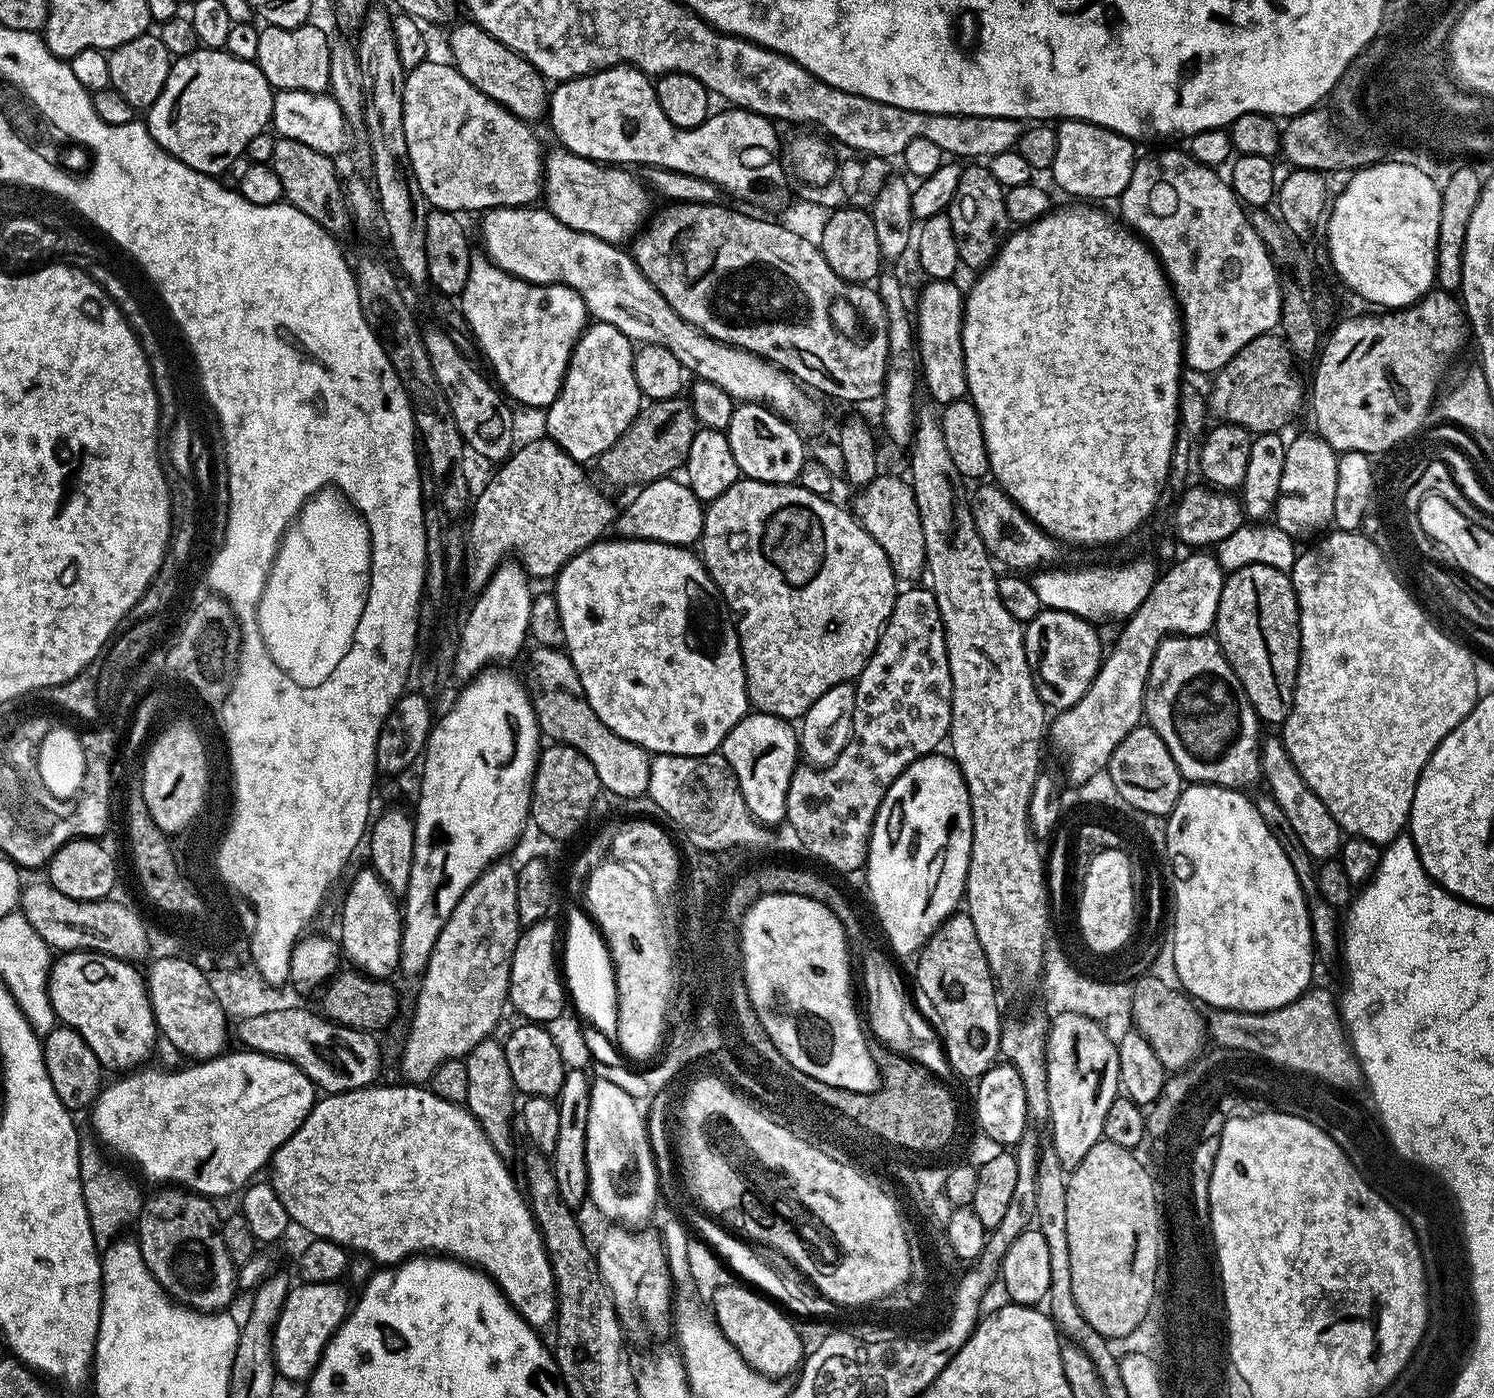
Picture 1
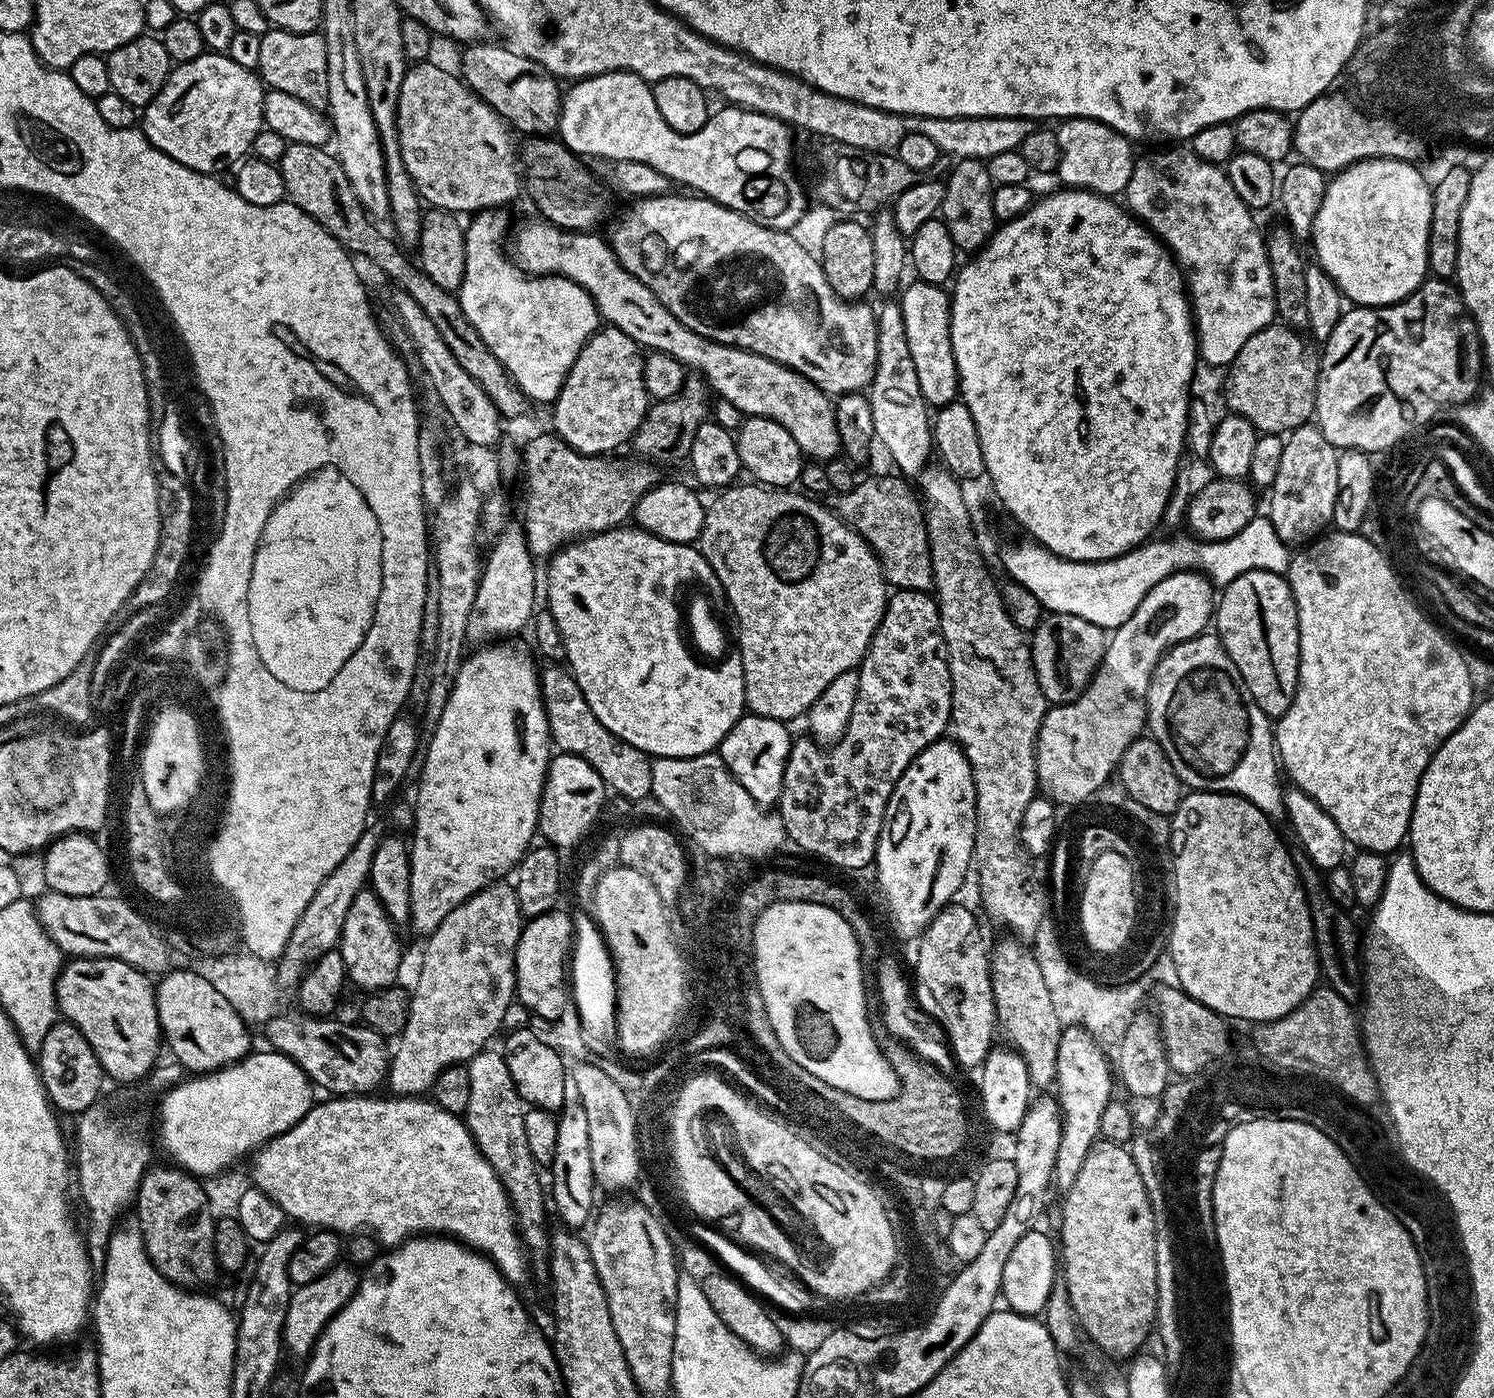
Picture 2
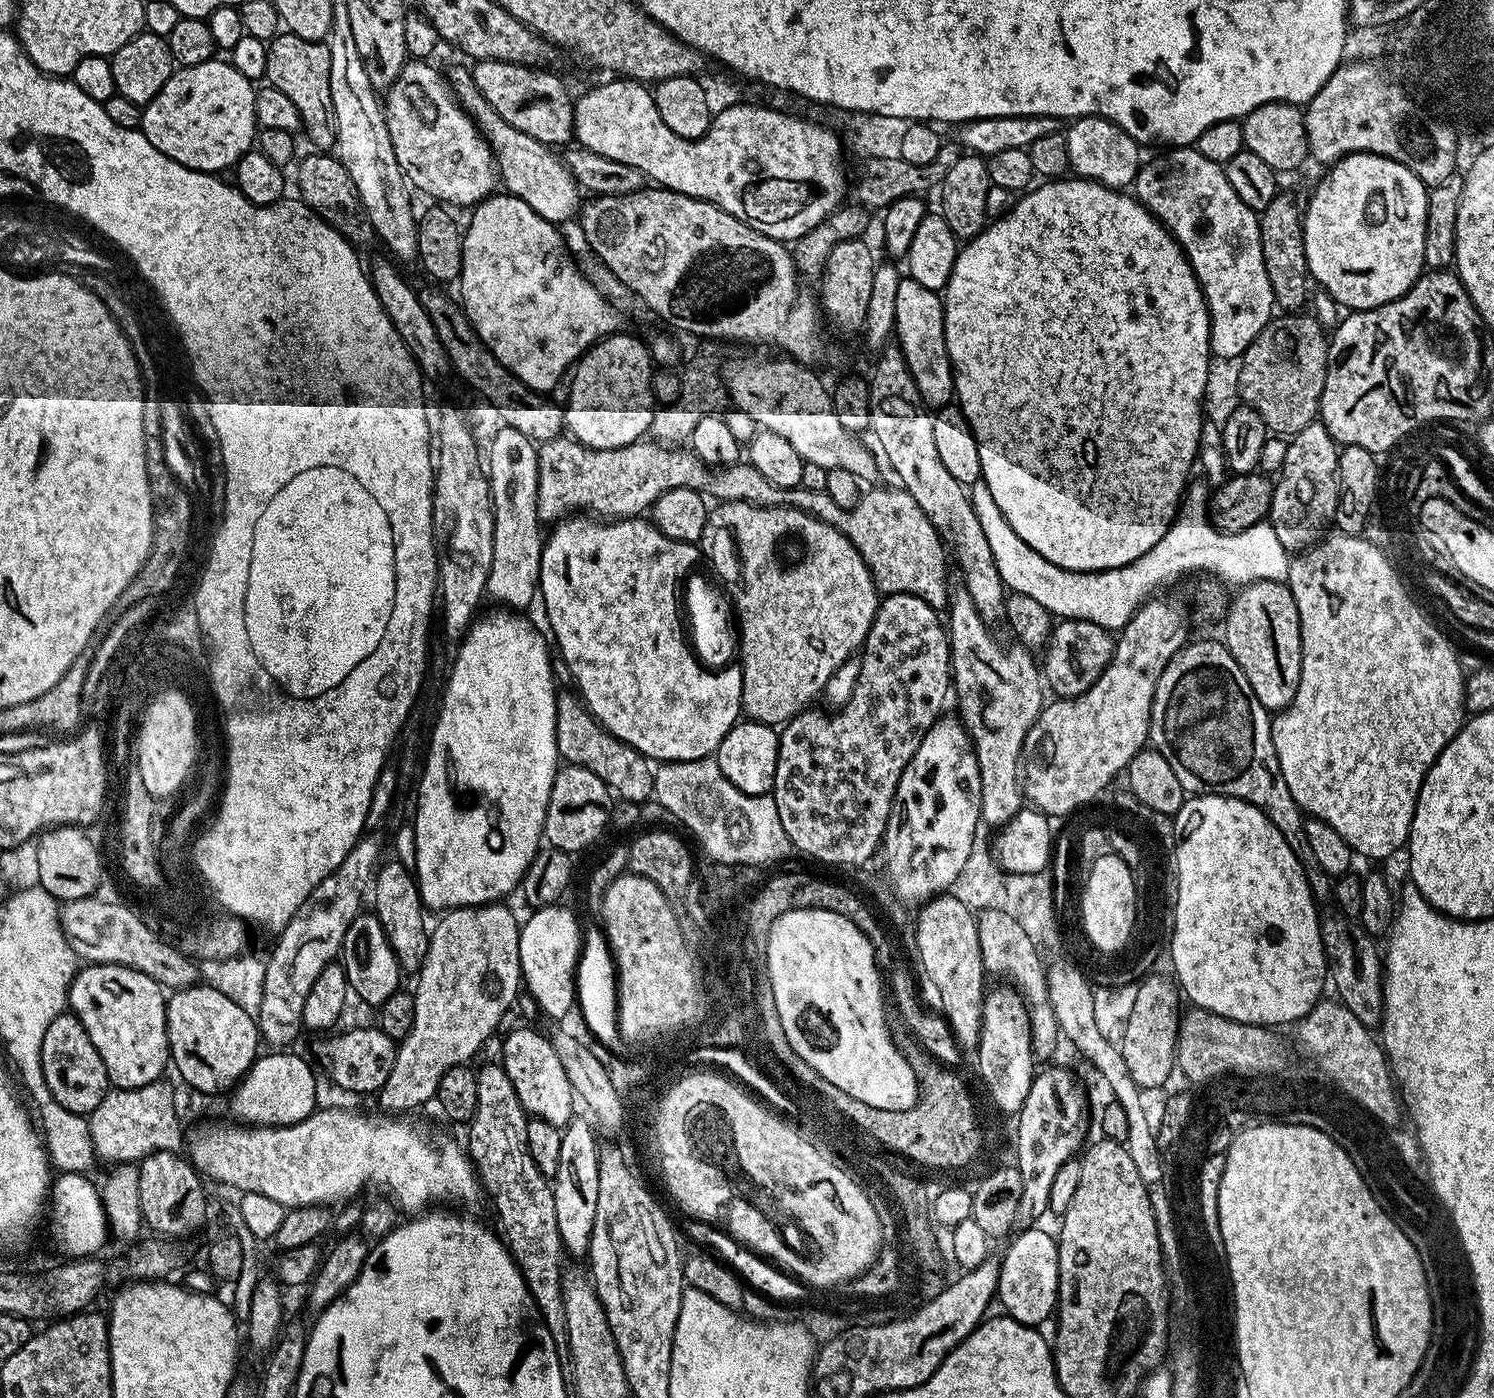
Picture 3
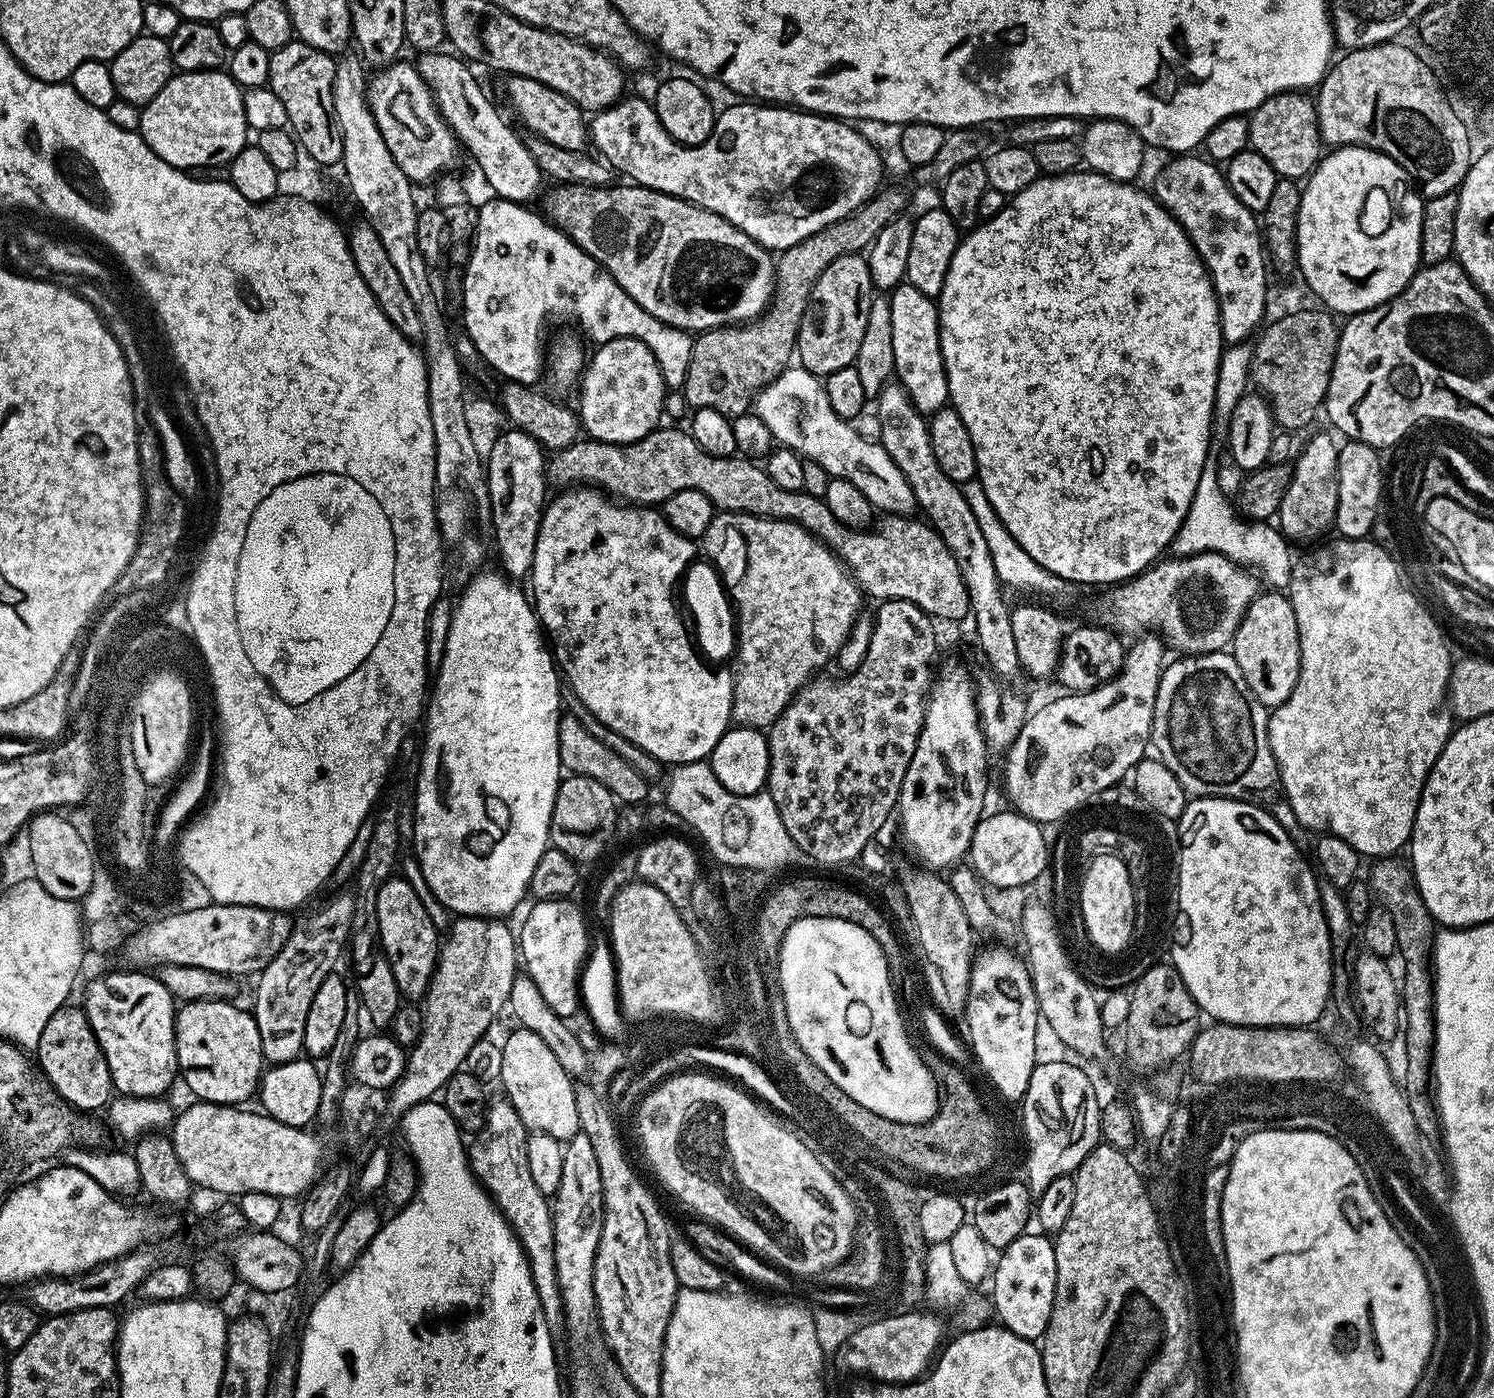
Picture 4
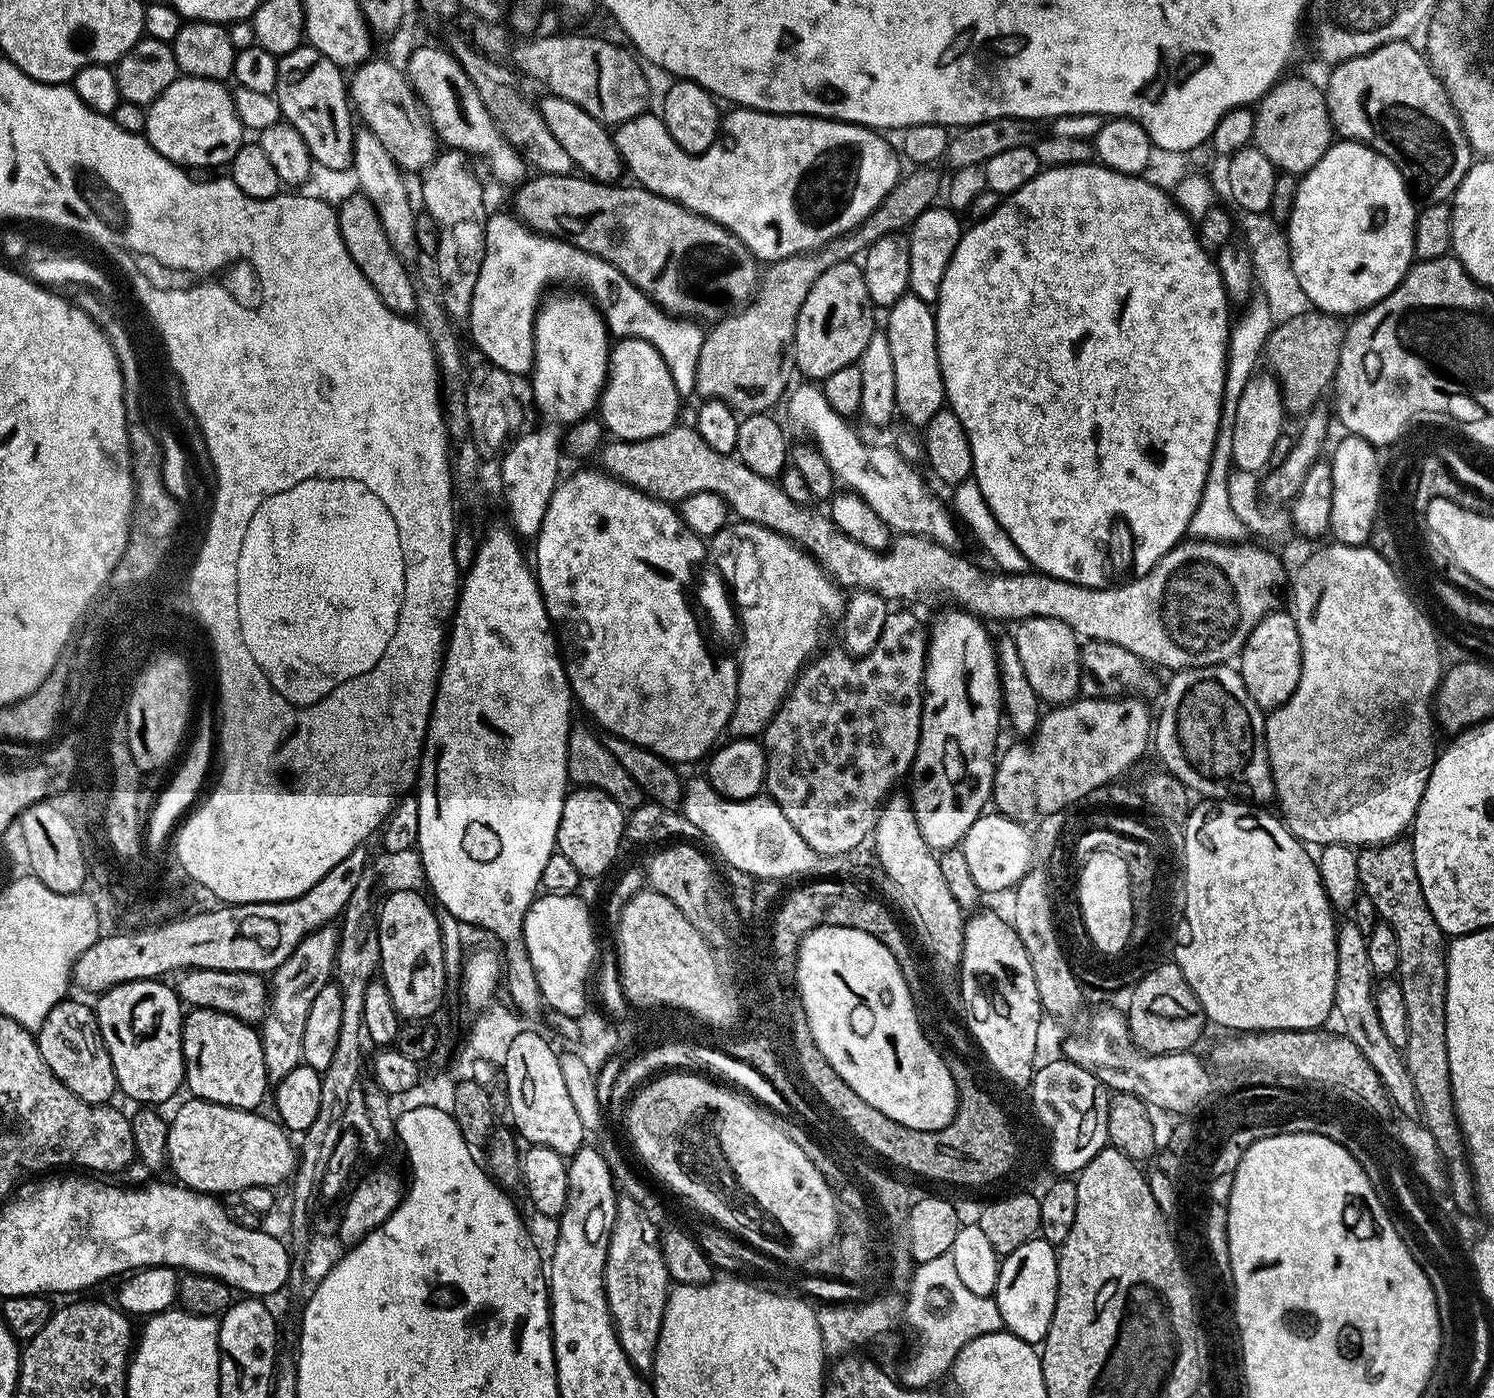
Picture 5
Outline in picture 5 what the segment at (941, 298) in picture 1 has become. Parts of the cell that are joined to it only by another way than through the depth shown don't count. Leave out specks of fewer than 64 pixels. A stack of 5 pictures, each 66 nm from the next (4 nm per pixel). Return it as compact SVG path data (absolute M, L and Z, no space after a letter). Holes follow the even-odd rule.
M905 294L887 309L891 357L894 360L894 390L896 391L896 412L899 419L909 420L913 429L923 429L934 418L934 414L945 407L944 379L940 373L940 359L936 345L936 317L929 301L911 294Z

